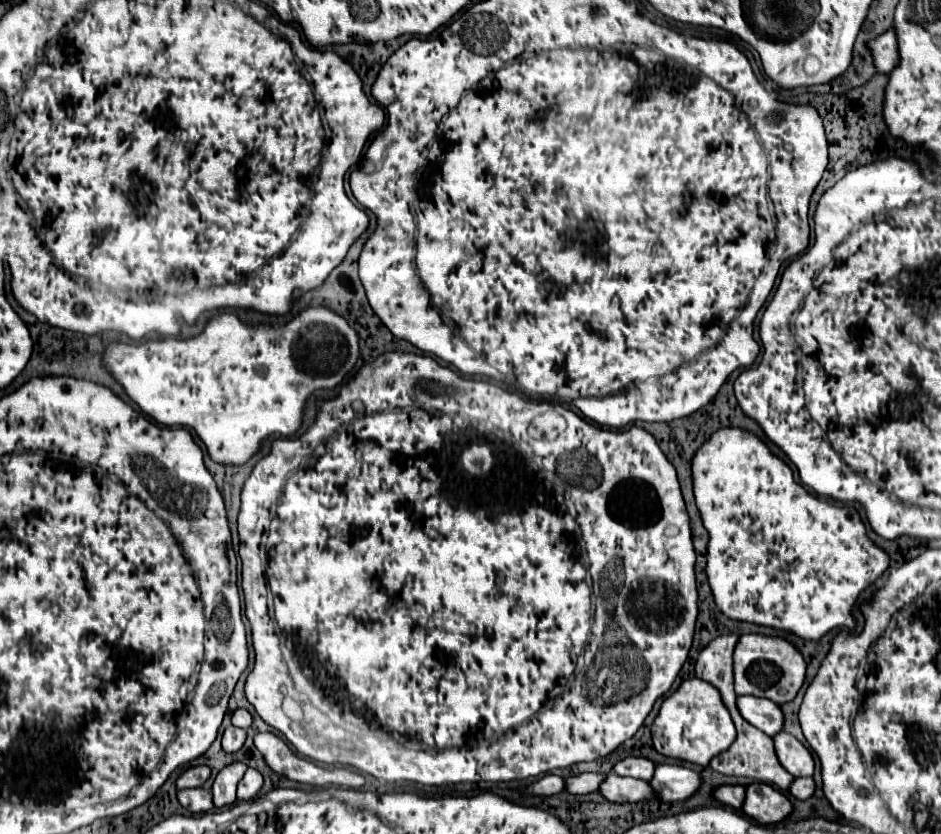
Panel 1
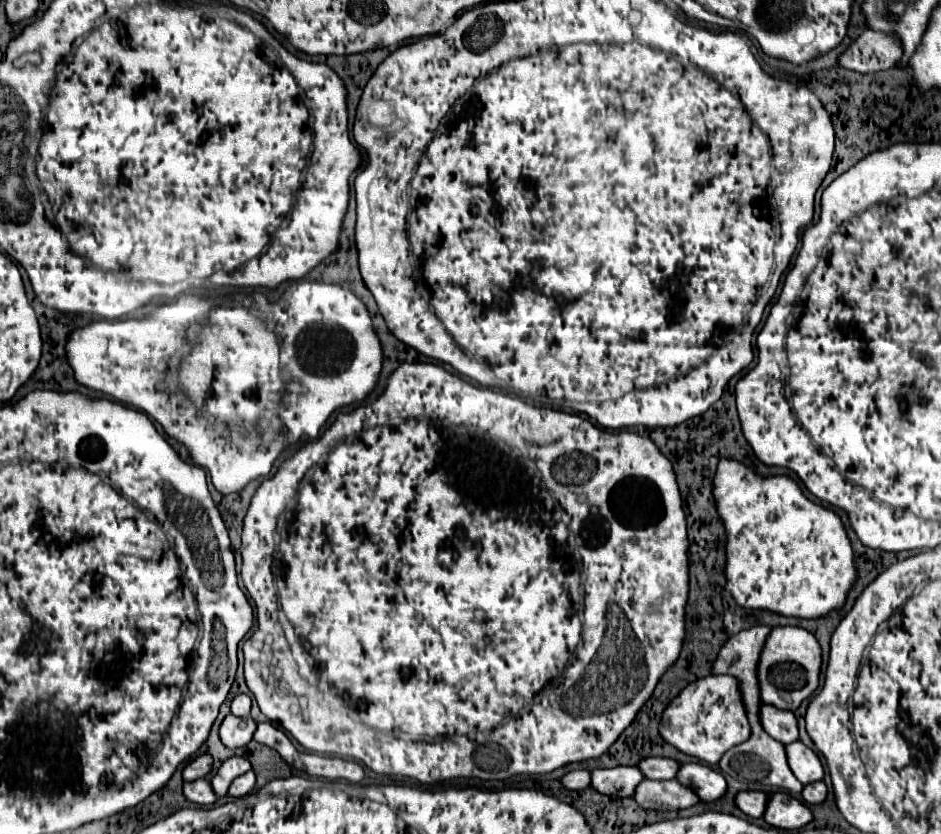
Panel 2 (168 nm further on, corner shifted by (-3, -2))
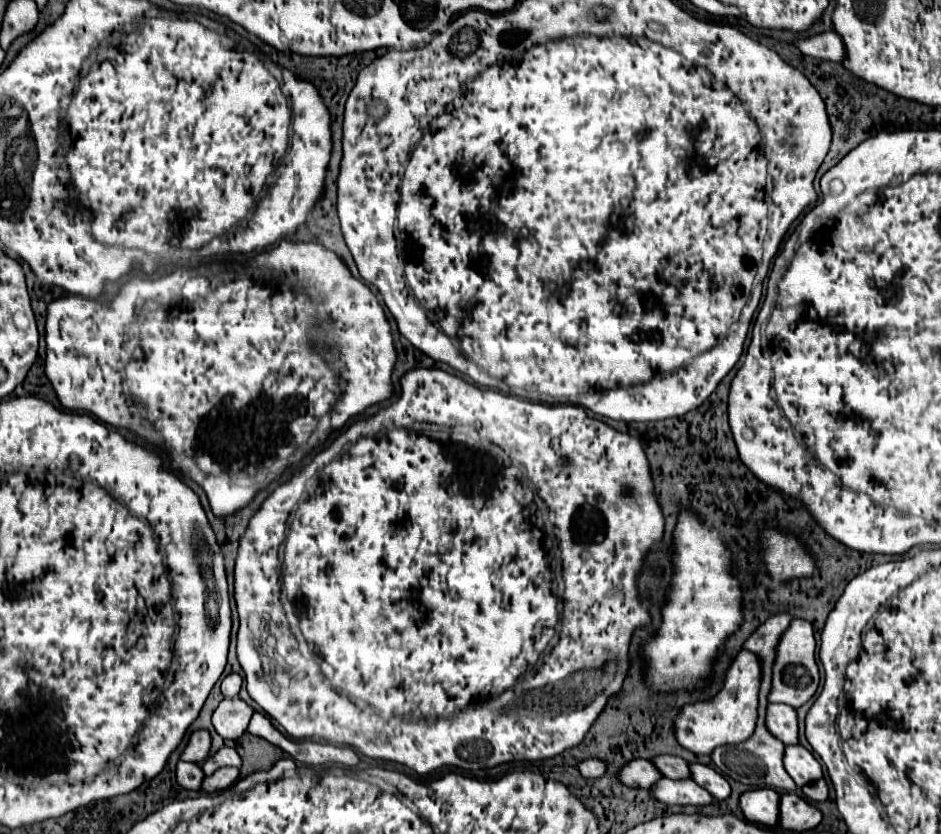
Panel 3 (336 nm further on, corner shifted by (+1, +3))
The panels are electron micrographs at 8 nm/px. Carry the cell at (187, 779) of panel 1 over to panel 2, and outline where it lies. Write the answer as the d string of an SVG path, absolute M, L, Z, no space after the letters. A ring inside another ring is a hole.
M201 754L183 768L183 780L191 782L197 778L203 778L211 772L211 766L213 766L213 758L209 754Z

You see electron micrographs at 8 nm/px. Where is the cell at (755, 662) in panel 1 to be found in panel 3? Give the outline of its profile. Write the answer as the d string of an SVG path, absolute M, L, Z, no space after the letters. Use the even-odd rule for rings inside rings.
M793 619L777 643L773 661L773 681L767 699L769 703L785 703L791 705L793 709L799 709L815 695L817 687L819 687L819 667L815 661L813 625L805 619Z

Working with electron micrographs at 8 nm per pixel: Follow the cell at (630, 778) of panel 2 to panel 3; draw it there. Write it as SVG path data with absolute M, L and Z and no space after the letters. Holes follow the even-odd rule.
M633 759L617 773L617 777L627 787L651 789L653 783L661 779L661 773L653 769L653 763L649 759Z

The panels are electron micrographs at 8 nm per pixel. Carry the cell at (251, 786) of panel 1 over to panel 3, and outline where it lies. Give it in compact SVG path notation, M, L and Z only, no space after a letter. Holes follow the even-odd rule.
M221 767L217 769L211 777L205 777L203 783L203 791L205 793L217 793L217 791L225 791L229 789L235 781L239 779L239 769L237 767Z

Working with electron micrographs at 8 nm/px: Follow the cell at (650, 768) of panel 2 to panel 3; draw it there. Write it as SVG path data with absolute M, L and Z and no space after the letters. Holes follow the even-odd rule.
M659 755L659 757L653 759L653 765L667 779L685 779L685 777L689 777L689 763L681 757Z

